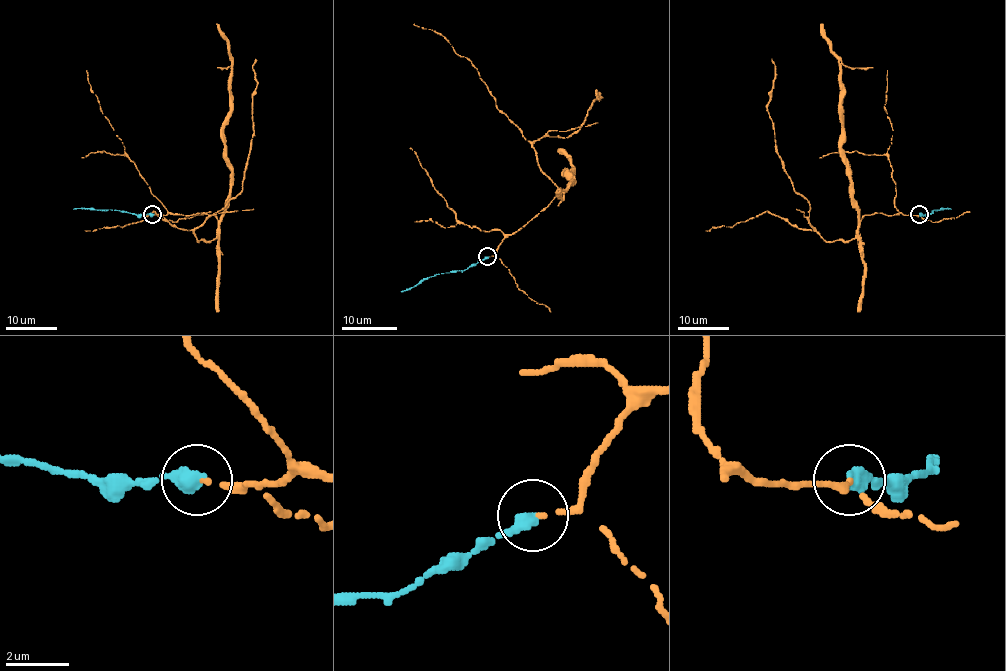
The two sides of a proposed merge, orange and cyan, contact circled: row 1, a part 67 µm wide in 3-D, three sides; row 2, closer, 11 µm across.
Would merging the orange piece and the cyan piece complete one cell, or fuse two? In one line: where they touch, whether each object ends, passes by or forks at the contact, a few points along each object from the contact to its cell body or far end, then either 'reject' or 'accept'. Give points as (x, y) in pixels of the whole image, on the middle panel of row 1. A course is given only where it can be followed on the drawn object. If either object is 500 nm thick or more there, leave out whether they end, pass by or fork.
(487, 256) | orange ends | cyan ends | orange via (488, 256), (557, 193), (532, 146), (543, 136), (568, 138), (596, 90), (601, 96) | cyan via (488, 256), (464, 270), (435, 274), (401, 291) | reject

